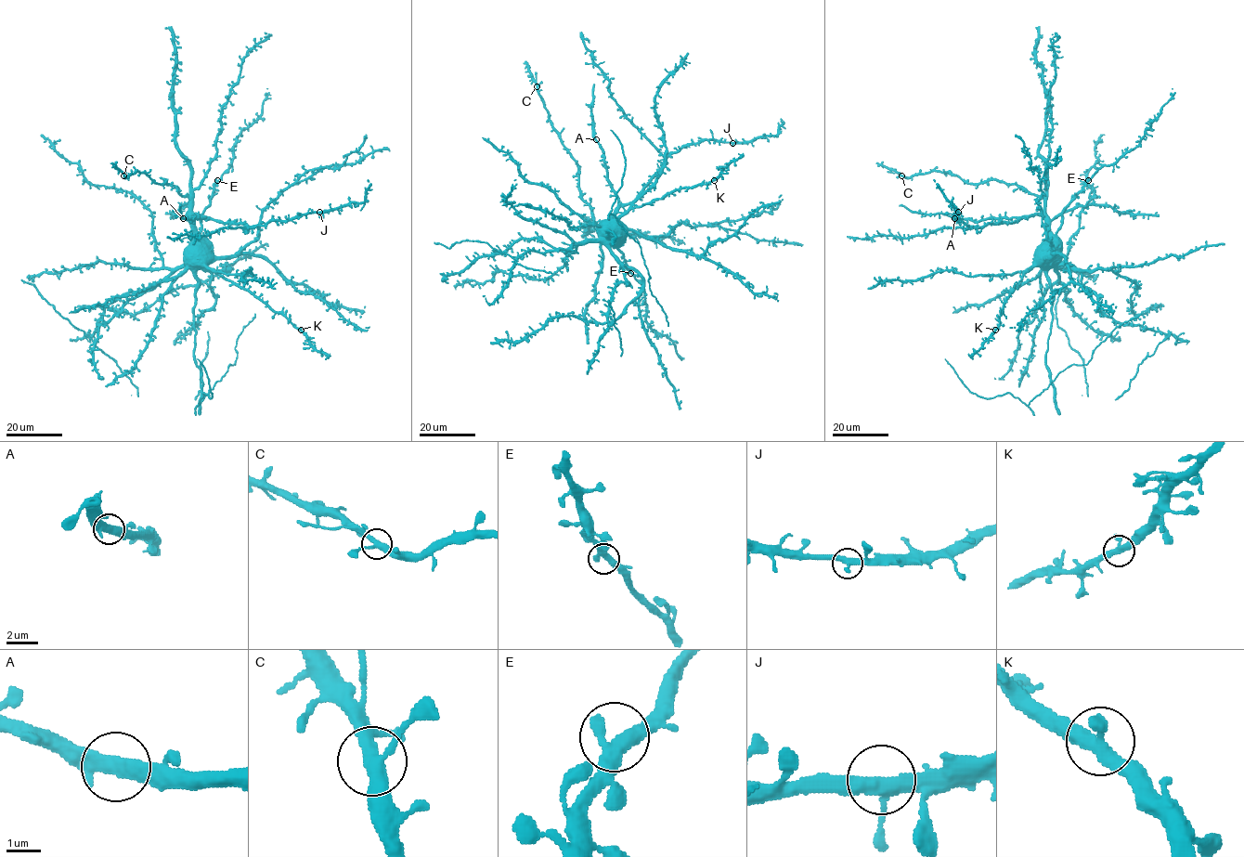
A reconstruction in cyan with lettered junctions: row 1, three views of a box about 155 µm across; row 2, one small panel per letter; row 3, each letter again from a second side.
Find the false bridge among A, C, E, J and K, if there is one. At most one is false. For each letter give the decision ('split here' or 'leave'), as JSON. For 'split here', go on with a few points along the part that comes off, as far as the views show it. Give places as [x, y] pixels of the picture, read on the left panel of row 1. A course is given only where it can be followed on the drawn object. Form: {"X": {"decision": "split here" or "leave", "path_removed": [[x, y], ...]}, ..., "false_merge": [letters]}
{"A": {"decision": "leave"}, "C": {"decision": "leave"}, "E": {"decision": "leave"}, "J": {"decision": "leave"}, "K": {"decision": "leave"}, "false_merge": []}

